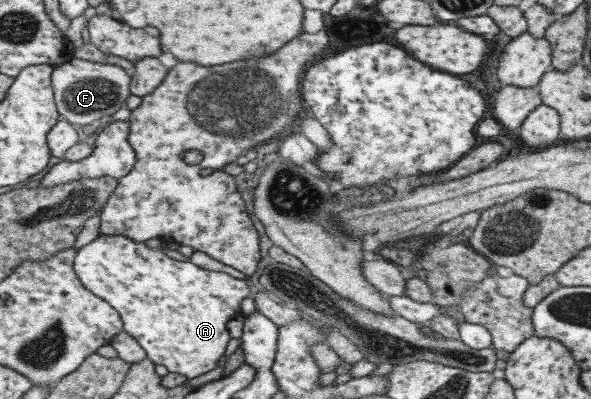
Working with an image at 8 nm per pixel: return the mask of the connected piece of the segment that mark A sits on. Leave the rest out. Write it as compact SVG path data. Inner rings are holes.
M99 235L91 242L81 246L77 249L75 257L73 257L72 263L73 271L75 276L79 278L79 282L83 284L85 289L89 290L93 295L103 299L107 302L117 313L120 315L122 321L122 332L126 335L131 336L138 344L143 348L146 358L152 361L154 364L163 365L166 367L168 372L179 373L187 378L194 378L203 374L212 375L217 371L217 361L219 357L225 352L227 342L230 337L227 334L227 323L240 314L239 303L249 295L249 285L247 280L236 279L221 271L210 271L205 268L193 265L190 261L179 261L176 260L176 256L173 253L169 253L167 250L159 248L148 247L145 242L135 242L127 236L105 236Z

